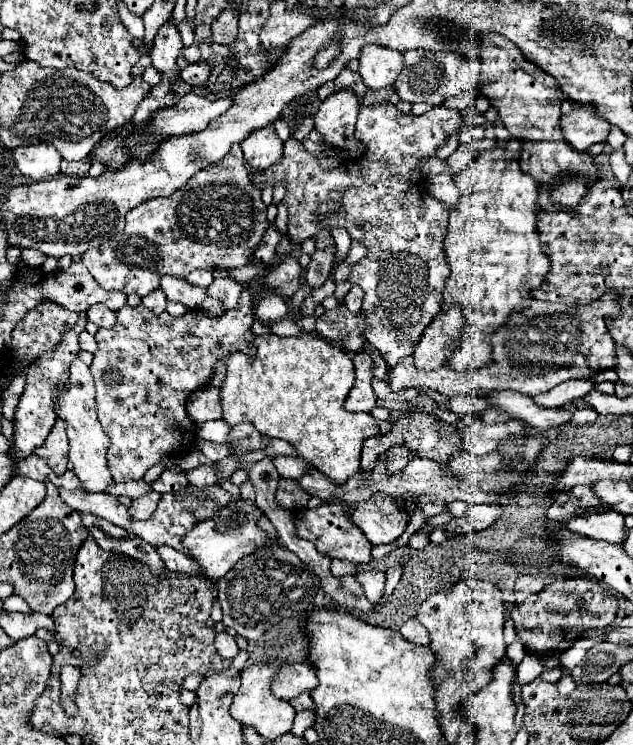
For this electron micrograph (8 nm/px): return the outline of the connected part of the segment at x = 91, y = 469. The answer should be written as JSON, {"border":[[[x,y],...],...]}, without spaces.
{"border":[[[74,360],[70,366],[70,390],[56,400],[58,404],[58,418],[64,418],[66,422],[66,432],[70,440],[70,462],[74,466],[74,474],[78,476],[82,490],[84,492],[106,492],[110,488],[112,474],[106,464],[106,452],[110,446],[110,438],[104,434],[98,416],[96,416],[96,406],[94,406],[94,382],[90,368],[82,360]]]}

